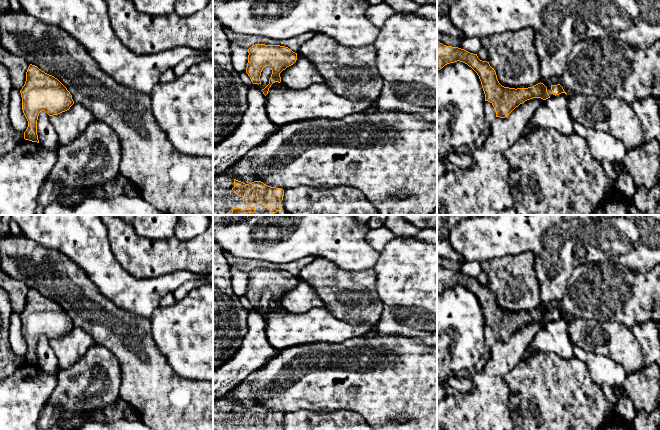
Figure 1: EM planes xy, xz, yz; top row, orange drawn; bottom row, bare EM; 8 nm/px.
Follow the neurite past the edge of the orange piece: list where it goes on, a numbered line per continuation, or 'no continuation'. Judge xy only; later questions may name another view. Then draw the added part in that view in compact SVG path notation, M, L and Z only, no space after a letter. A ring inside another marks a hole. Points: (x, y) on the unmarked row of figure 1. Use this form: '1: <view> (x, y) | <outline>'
no continuation

